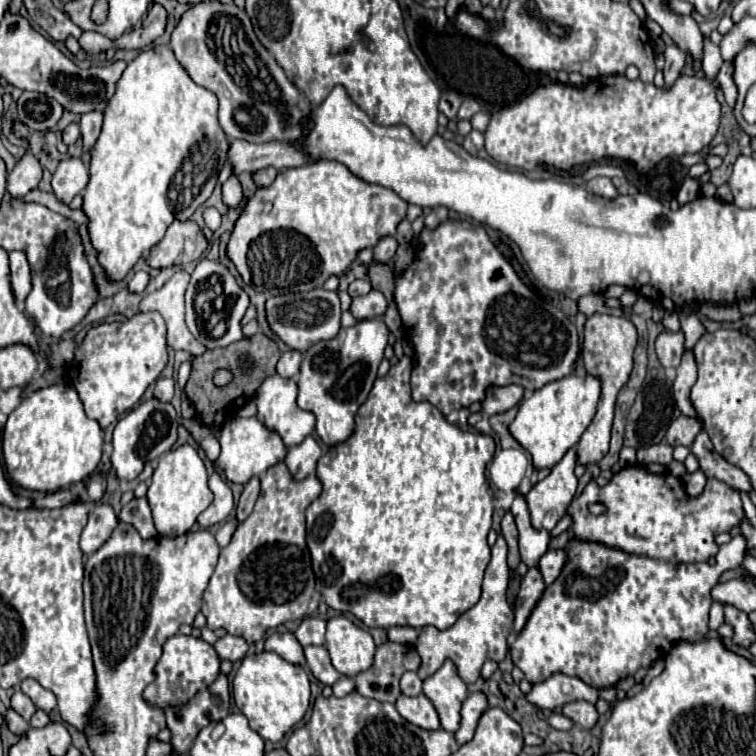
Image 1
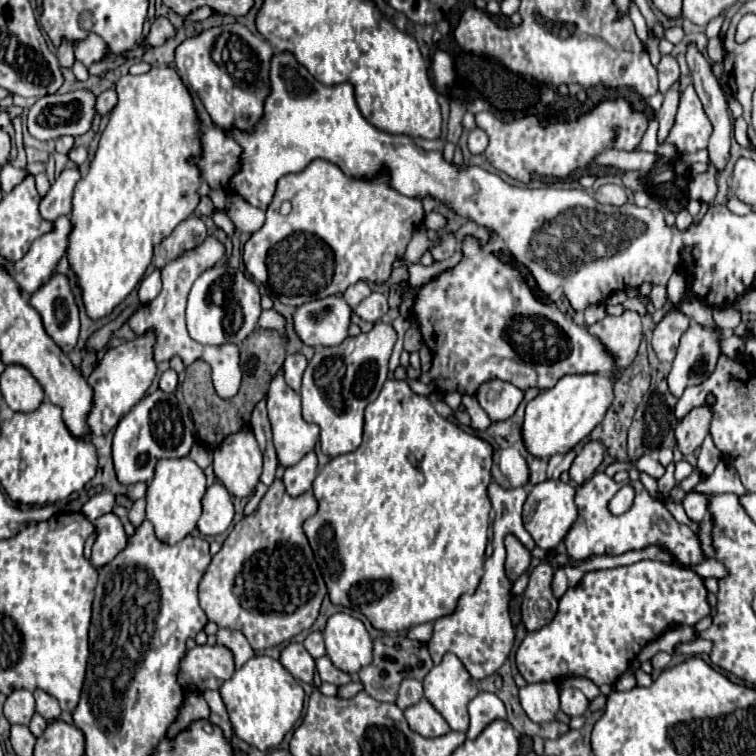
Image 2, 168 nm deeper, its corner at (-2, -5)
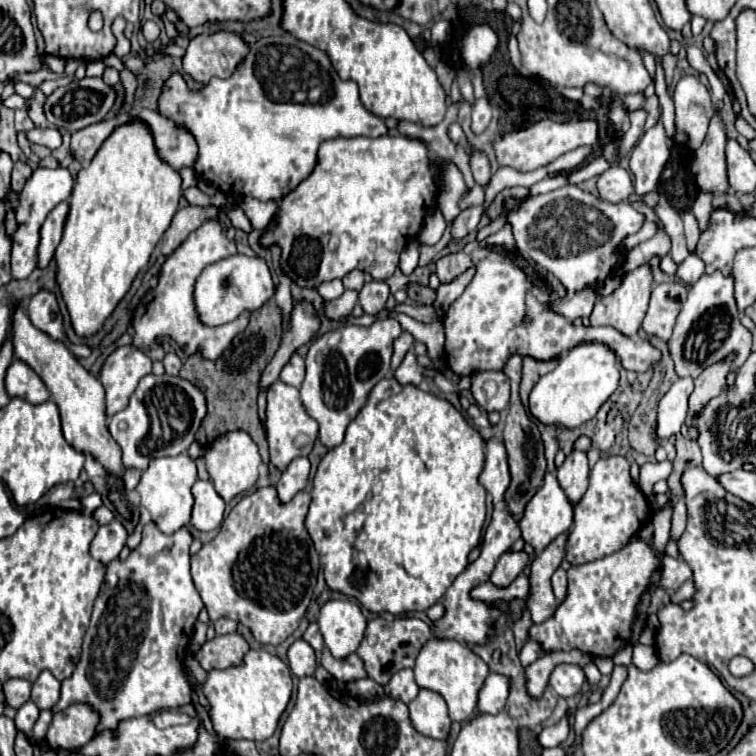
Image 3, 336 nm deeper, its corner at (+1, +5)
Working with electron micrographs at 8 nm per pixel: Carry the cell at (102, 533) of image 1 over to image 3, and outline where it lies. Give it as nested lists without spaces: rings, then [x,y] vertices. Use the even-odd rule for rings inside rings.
[[[113,520],[105,526],[99,526],[93,542],[91,542],[91,556],[103,564],[117,558],[121,548],[125,546],[127,530],[119,520]]]

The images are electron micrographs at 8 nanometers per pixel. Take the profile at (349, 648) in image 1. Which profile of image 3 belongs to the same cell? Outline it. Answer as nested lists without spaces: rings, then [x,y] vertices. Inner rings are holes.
[[[329,600],[321,608],[317,624],[319,620],[325,646],[335,658],[345,658],[357,652],[367,626],[367,618],[359,604],[349,600]]]

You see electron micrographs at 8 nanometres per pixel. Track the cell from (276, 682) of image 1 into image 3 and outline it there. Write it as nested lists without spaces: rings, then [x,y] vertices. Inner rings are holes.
[[[251,650],[241,668],[211,670],[203,692],[211,702],[211,722],[219,738],[247,738],[267,740],[279,724],[293,692],[291,670],[277,656],[267,650]]]

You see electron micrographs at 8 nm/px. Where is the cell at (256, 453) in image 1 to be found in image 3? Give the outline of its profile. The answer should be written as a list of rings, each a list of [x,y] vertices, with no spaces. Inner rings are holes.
[[[235,430],[235,432],[227,432],[223,436],[219,436],[205,452],[205,462],[207,462],[207,472],[219,492],[219,496],[229,502],[231,498],[235,498],[237,494],[247,492],[249,488],[253,488],[253,484],[257,482],[257,472],[261,466],[261,456],[257,452],[257,444],[251,440],[251,436],[243,430]]]

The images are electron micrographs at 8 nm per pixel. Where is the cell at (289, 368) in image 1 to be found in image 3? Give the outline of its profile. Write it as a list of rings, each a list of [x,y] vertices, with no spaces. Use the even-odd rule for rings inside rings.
[[[295,352],[291,358],[289,358],[289,362],[283,366],[283,370],[281,370],[281,376],[279,376],[285,384],[291,384],[291,386],[295,386],[295,388],[299,388],[301,384],[303,384],[303,378],[305,378],[305,362],[303,362],[303,358]]]

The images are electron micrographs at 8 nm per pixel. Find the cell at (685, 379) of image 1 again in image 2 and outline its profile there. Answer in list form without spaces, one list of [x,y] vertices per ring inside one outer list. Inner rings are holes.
[[[690,322],[680,338],[678,354],[668,376],[668,386],[676,398],[680,398],[686,386],[698,386],[712,374],[722,354],[720,338],[722,334],[716,328]]]

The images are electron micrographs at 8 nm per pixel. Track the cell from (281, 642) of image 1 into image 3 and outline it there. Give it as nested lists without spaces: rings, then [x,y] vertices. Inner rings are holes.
[[[299,638],[295,640],[289,650],[287,650],[287,658],[289,658],[289,666],[291,666],[291,672],[299,678],[303,676],[311,676],[311,672],[315,672],[315,652],[311,650],[311,646]]]

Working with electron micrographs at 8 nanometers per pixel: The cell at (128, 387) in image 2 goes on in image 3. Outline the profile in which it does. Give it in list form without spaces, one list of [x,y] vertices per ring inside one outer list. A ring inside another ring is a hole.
[[[119,346],[107,356],[99,380],[105,386],[105,412],[109,418],[129,404],[139,380],[147,374],[151,374],[151,360],[133,346]]]

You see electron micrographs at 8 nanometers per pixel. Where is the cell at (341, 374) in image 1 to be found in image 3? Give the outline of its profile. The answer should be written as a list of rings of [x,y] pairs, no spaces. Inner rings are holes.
[[[395,318],[377,320],[371,326],[345,324],[333,332],[315,338],[305,356],[305,382],[301,386],[301,402],[311,418],[319,422],[318,439],[323,446],[335,448],[343,442],[349,422],[357,416],[371,388],[391,374],[389,362],[393,340],[403,332]]]

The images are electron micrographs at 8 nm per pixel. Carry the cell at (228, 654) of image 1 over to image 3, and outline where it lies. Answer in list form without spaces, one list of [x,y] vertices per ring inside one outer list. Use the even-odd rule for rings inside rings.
[[[221,618],[221,620],[215,622],[215,632],[217,632],[217,634],[237,632],[237,622],[235,622],[235,620],[229,620],[229,618]]]

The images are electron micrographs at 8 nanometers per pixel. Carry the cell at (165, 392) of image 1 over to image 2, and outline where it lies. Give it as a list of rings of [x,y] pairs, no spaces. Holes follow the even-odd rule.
[[[168,368],[168,370],[162,374],[162,378],[160,378],[160,390],[164,390],[164,392],[174,392],[176,386],[178,386],[178,374],[176,374],[172,368]]]

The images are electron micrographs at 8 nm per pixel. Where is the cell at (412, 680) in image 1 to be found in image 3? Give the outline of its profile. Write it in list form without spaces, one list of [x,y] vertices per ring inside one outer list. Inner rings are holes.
[[[403,668],[401,672],[395,672],[389,680],[389,684],[385,686],[385,694],[389,698],[401,700],[401,702],[411,702],[419,692],[419,686],[415,682],[415,674],[411,668]]]

